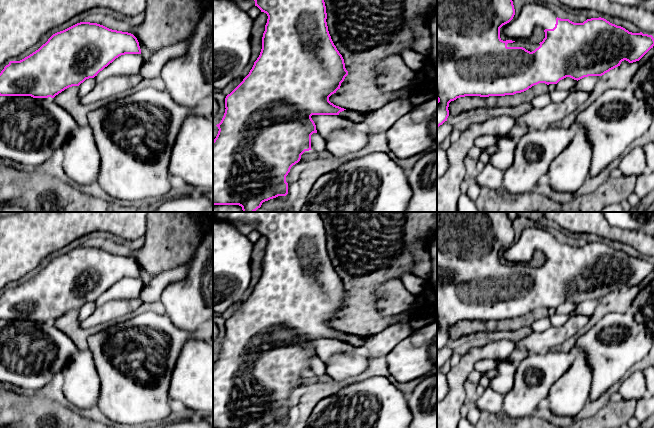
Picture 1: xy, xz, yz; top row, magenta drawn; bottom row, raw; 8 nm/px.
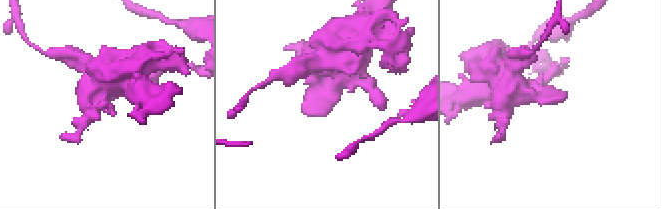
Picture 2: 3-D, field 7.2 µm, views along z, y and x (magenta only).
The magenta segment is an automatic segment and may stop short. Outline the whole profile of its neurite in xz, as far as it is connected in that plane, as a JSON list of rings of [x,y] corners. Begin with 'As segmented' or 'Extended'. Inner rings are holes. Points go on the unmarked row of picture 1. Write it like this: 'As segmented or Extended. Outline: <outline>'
As segmented. Outline: [[[213,212],[213,218],[218,221],[232,223],[240,221],[247,224],[254,224],[261,236],[267,238],[268,243],[262,261],[262,273],[259,281],[254,286],[249,298],[243,305],[225,322],[225,337],[218,351],[219,355],[213,364],[213,428],[262,428],[265,425],[278,420],[288,418],[288,407],[286,400],[293,389],[298,387],[301,379],[311,373],[311,359],[317,357],[316,349],[312,339],[339,339],[346,334],[334,329],[329,321],[340,313],[341,307],[348,299],[342,279],[334,269],[327,250],[327,237],[324,222],[319,212]]]

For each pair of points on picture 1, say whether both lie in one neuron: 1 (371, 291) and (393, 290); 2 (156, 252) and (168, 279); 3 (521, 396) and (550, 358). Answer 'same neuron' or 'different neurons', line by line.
1: different neurons
2: different neurons
3: same neuron

